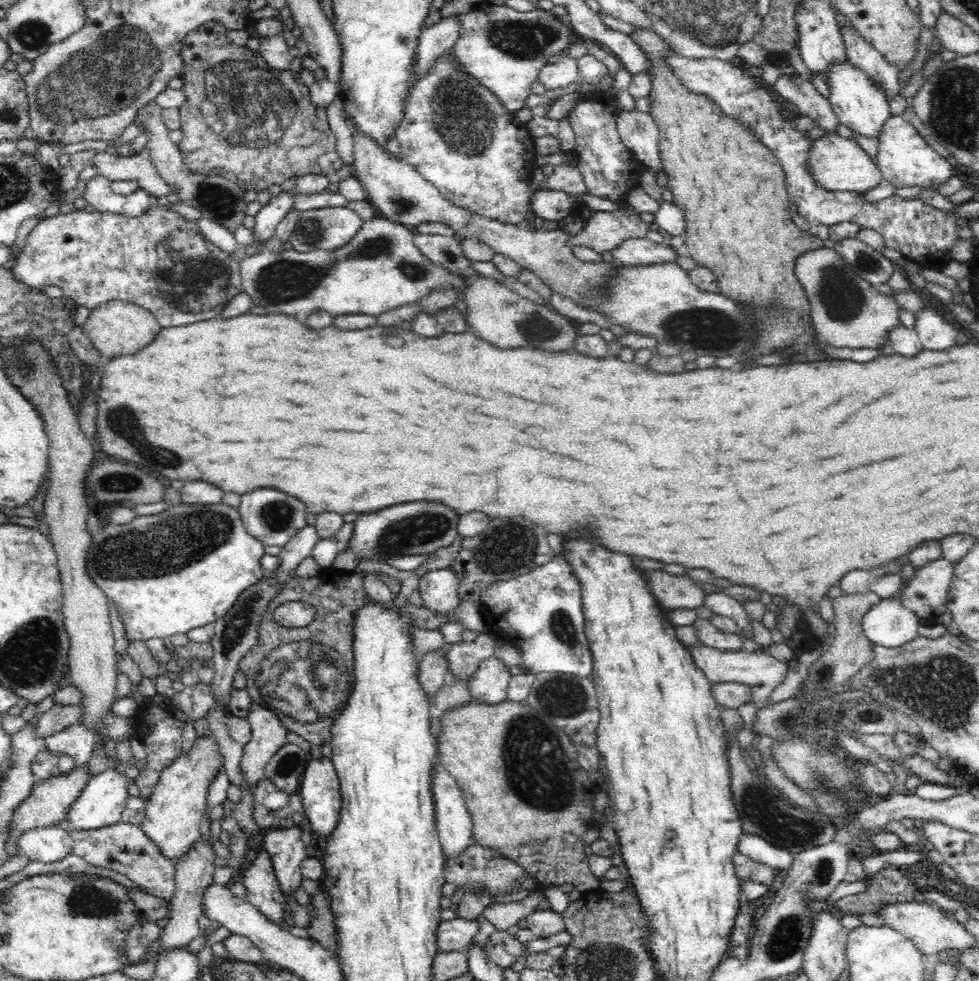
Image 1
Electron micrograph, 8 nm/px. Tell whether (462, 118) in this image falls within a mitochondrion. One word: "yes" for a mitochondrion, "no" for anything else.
yes

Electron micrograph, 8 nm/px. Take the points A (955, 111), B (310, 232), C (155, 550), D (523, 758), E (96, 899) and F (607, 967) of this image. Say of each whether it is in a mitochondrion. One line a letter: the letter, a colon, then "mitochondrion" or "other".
A: mitochondrion
B: mitochondrion
C: mitochondrion
D: mitochondrion
E: mitochondrion
F: mitochondrion

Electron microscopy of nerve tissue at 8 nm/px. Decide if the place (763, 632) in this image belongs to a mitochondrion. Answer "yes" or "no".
no

